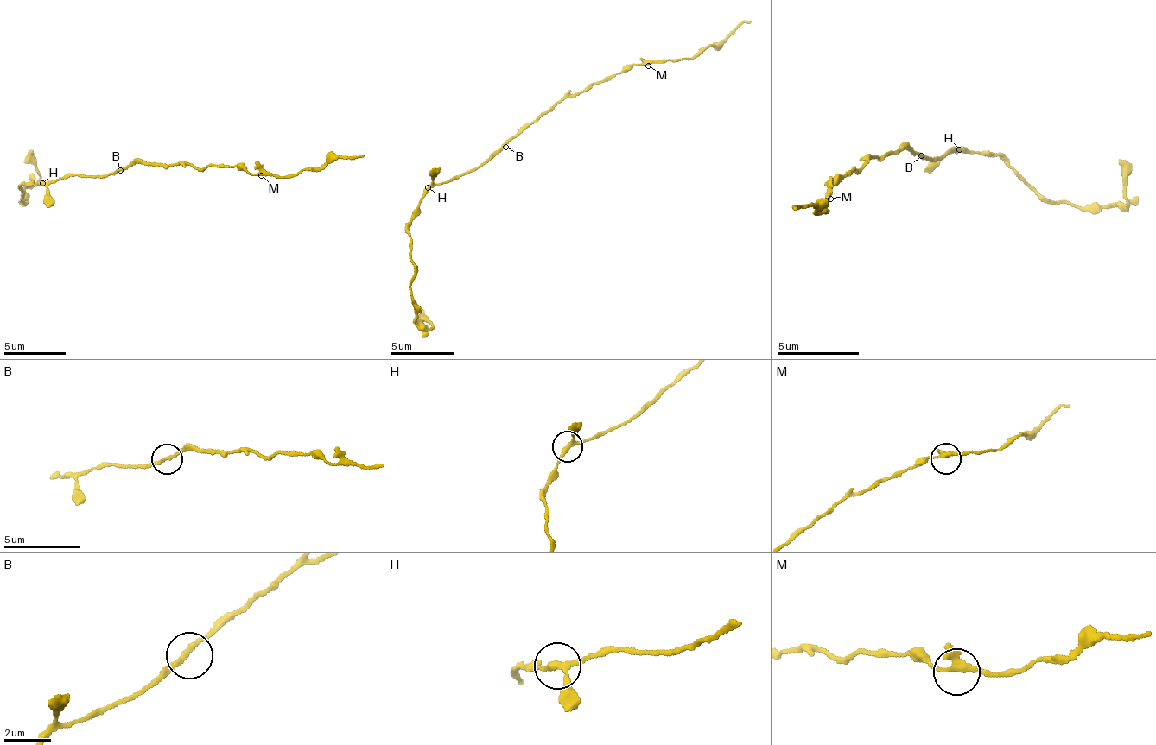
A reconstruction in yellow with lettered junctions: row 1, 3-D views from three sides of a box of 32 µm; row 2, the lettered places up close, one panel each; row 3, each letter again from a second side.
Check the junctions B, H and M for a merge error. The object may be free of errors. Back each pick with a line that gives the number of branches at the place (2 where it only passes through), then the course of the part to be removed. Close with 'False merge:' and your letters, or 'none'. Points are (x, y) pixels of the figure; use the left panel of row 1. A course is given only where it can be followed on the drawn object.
H: 3 | (41, 183), (31, 179), (22, 185), (23, 204), (20, 201), (22, 192), (40, 178), (30, 148)
False merge: H

